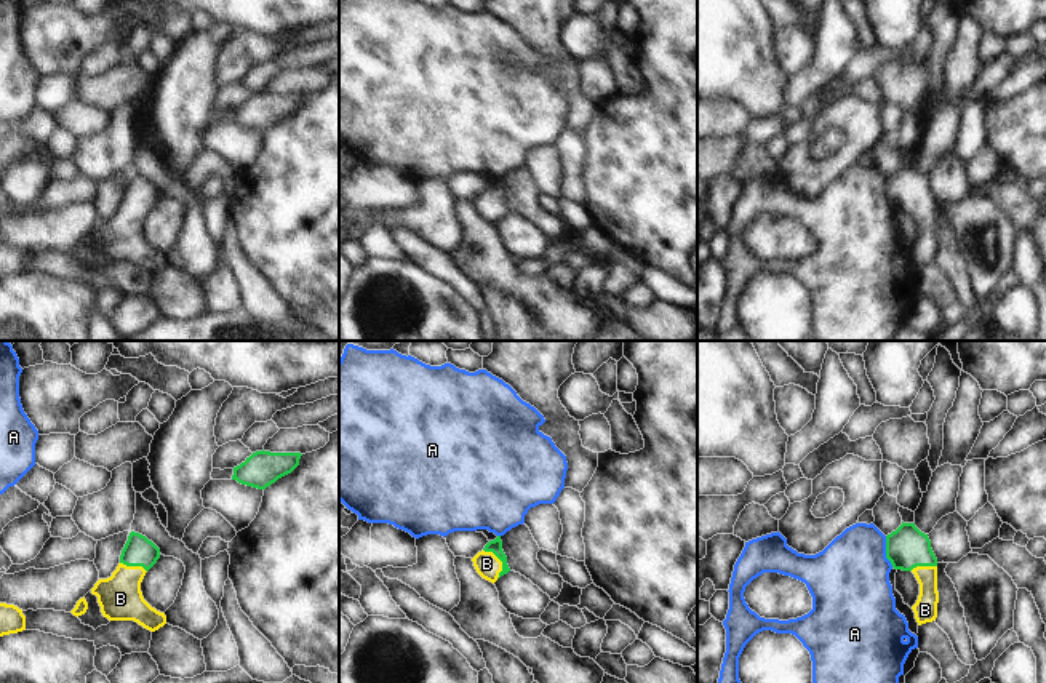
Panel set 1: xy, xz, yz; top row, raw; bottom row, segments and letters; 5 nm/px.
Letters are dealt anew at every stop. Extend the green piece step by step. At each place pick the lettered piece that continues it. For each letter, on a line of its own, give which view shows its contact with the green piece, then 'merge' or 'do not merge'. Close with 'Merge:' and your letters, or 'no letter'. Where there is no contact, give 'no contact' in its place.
A: meets green in yz; do not merge
B: meets green in xz; merge
Merge: B

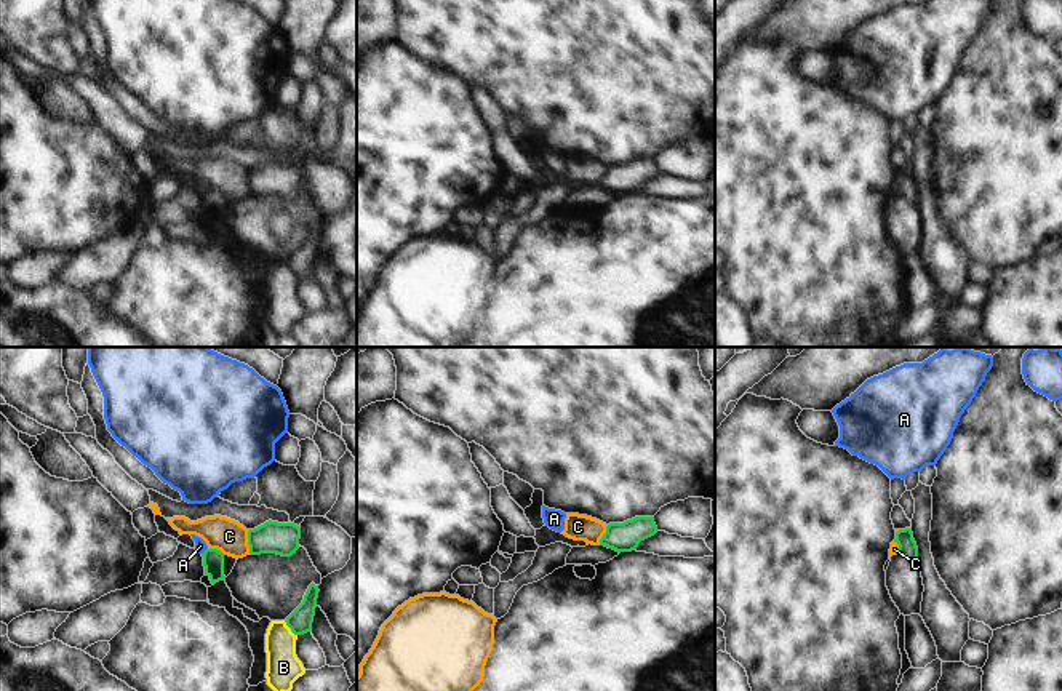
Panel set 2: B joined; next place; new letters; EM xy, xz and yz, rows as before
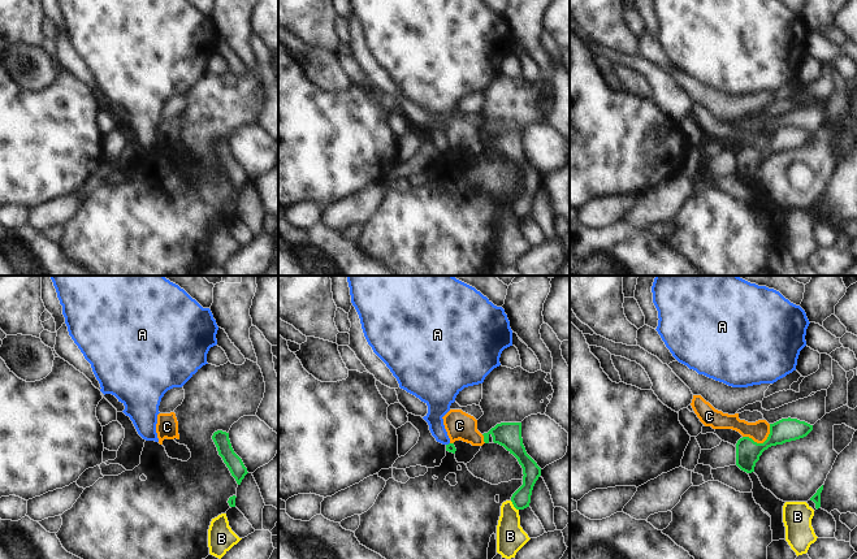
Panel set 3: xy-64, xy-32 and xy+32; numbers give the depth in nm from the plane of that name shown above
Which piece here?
A: meets green in xy; do not merge
B: meets green in xy; do not merge
C: meets green in xy; do not merge
Merge: no letter

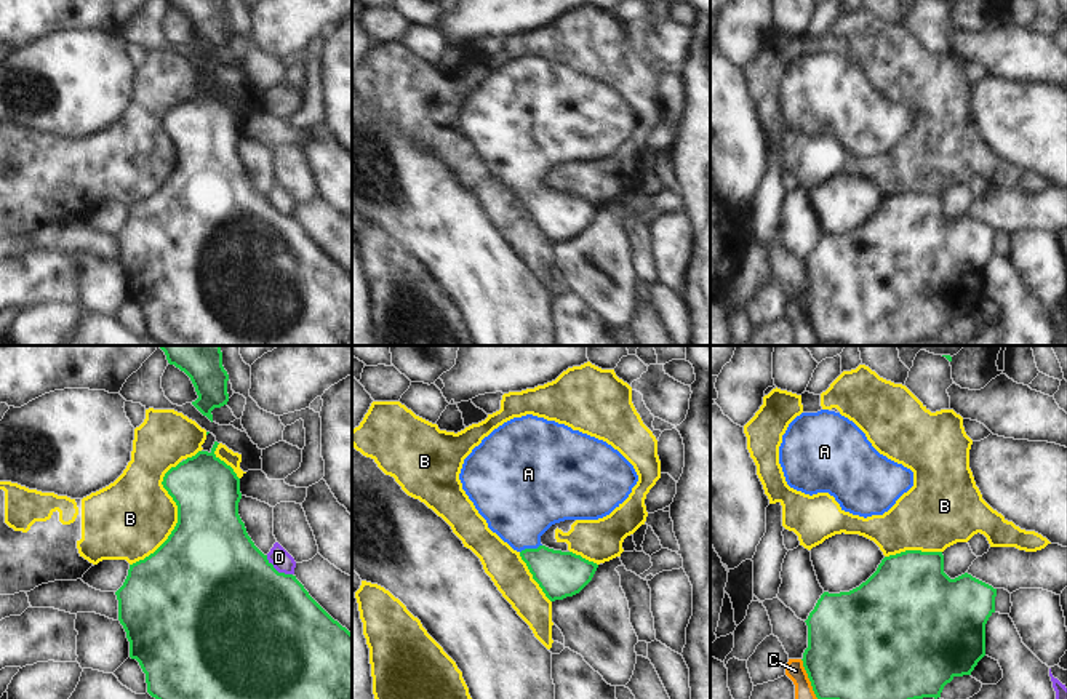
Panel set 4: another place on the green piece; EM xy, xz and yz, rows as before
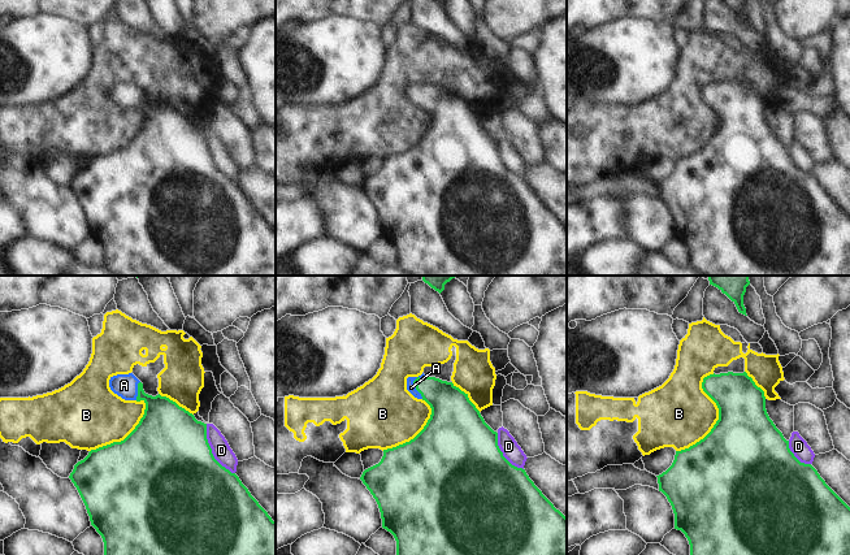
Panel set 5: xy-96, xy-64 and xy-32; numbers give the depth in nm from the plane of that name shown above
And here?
A: meets green in xz; merge
B: meets green in xy; do not merge
C: meets green in yz; do not merge
D: meets green in xy; do not merge
Merge: A

